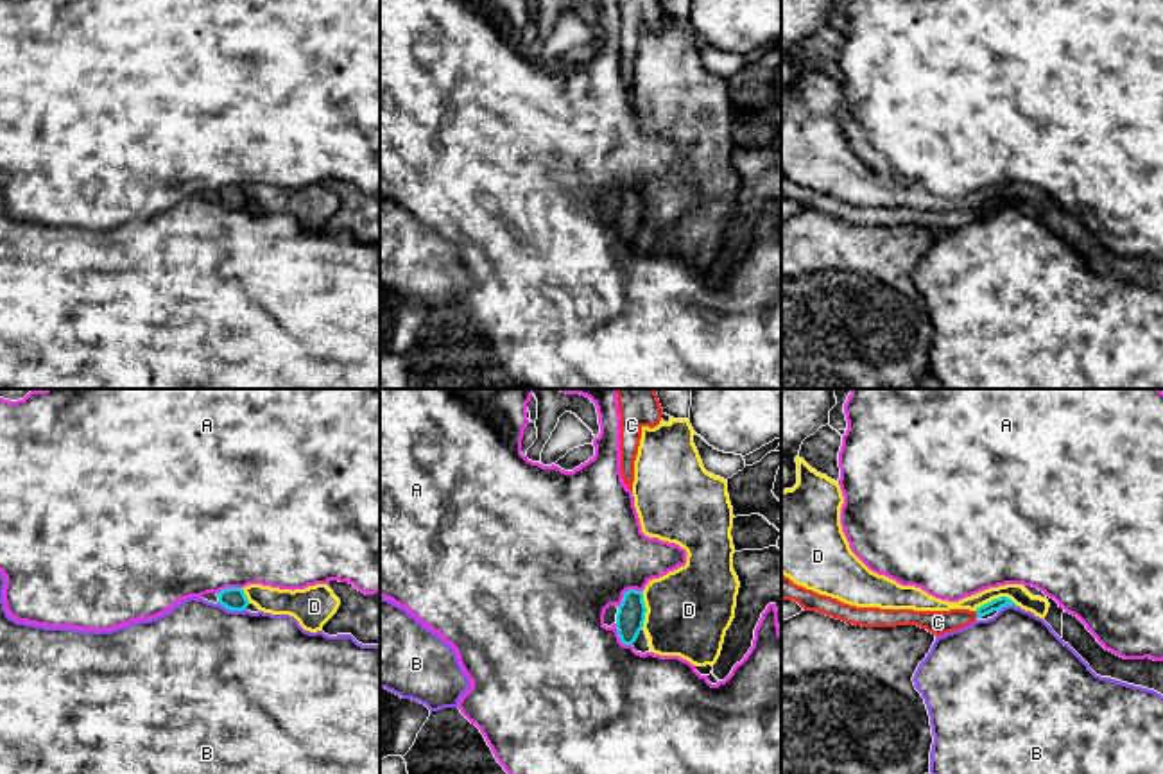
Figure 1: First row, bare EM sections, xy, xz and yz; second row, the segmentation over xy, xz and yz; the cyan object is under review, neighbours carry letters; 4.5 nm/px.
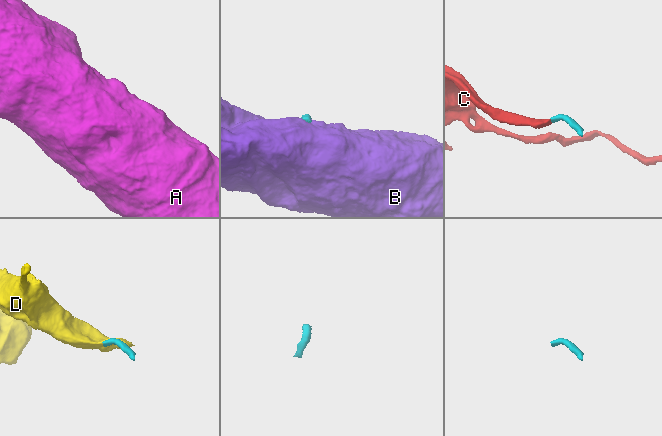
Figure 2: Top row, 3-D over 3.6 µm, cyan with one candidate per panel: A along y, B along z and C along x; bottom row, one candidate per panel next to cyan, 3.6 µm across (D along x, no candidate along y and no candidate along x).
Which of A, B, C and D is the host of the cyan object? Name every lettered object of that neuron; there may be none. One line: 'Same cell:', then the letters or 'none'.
Same cell: C

